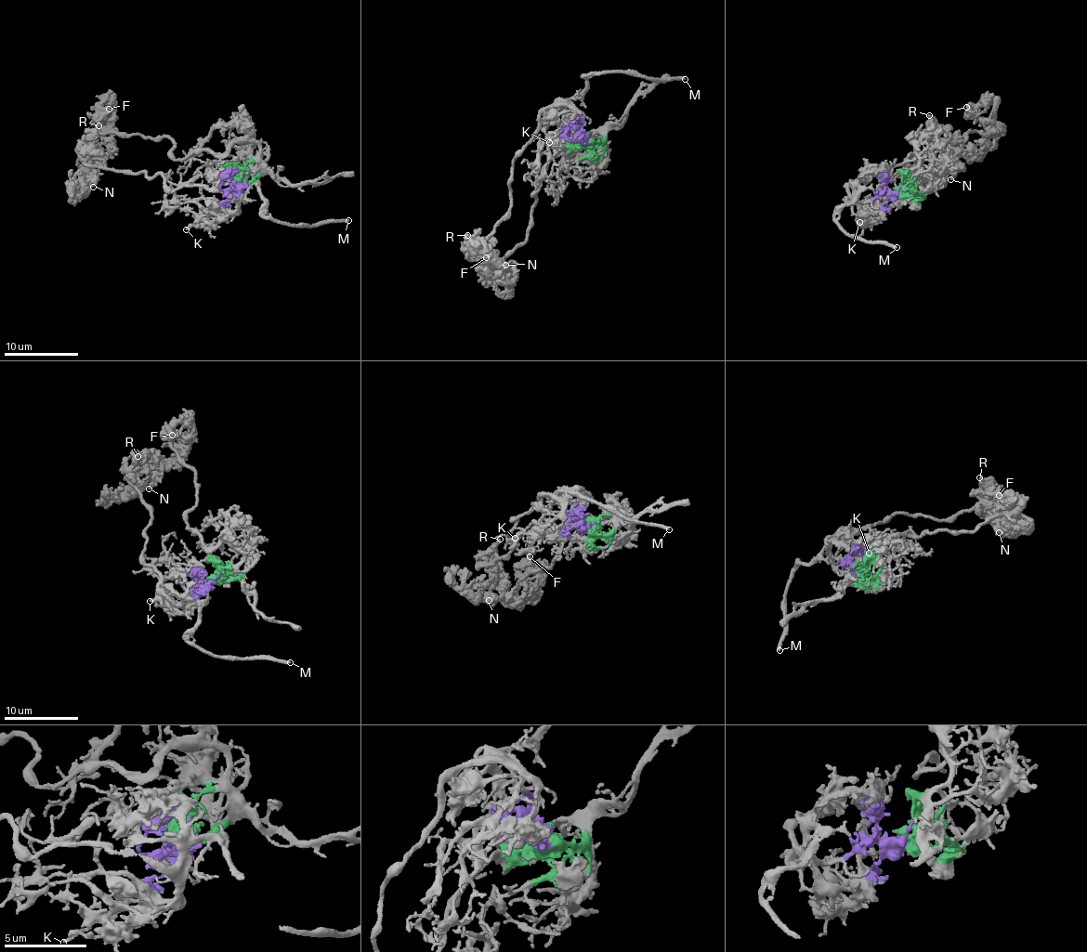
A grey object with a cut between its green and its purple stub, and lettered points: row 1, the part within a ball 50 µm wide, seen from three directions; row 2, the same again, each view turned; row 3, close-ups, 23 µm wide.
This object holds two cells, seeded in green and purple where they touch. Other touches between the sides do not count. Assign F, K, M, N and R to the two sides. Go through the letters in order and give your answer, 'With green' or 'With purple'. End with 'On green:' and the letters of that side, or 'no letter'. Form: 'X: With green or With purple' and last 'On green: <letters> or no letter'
F: With green
K: With purple
M: With purple
N: With purple
R: With purple
On green: F

